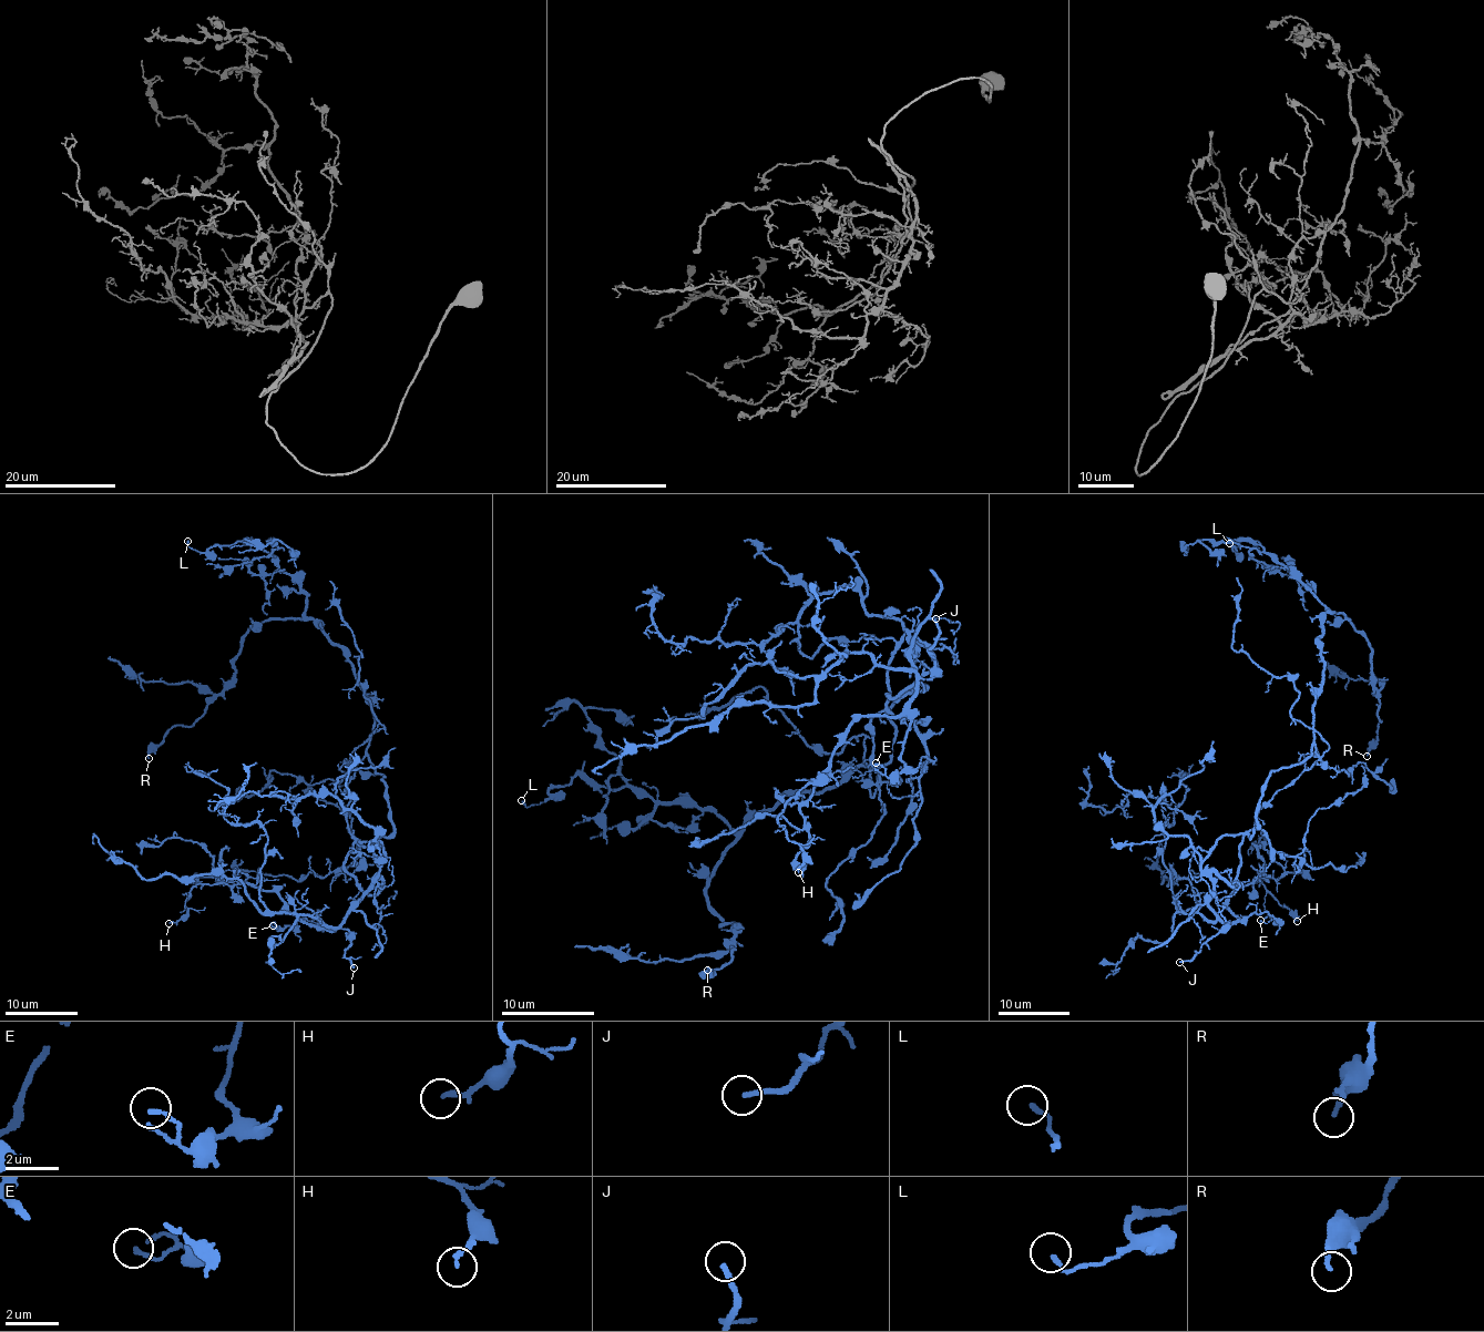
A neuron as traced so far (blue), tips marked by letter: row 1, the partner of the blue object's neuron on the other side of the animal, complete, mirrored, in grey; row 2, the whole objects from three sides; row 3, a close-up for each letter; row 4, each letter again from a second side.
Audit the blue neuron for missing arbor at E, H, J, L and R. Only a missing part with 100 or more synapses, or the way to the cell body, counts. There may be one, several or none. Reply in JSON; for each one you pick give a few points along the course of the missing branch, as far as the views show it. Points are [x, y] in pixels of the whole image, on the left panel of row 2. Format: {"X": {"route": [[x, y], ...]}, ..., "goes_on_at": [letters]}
{"goes_on_at": []}

